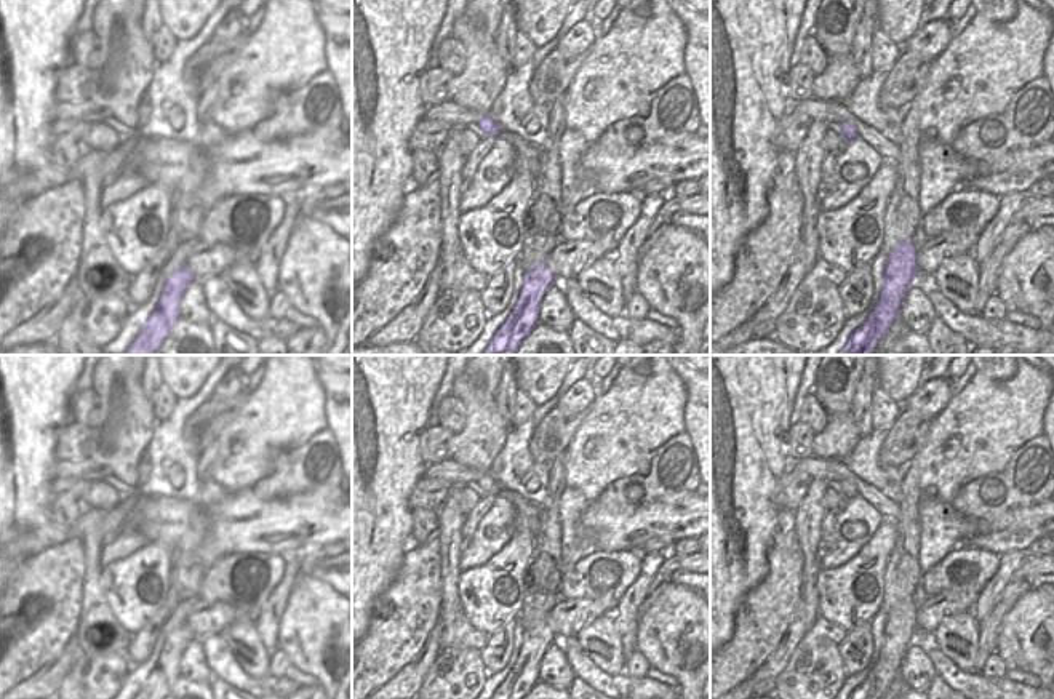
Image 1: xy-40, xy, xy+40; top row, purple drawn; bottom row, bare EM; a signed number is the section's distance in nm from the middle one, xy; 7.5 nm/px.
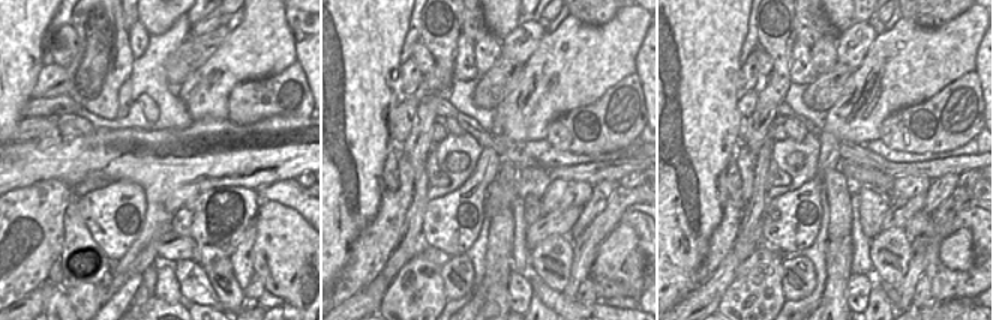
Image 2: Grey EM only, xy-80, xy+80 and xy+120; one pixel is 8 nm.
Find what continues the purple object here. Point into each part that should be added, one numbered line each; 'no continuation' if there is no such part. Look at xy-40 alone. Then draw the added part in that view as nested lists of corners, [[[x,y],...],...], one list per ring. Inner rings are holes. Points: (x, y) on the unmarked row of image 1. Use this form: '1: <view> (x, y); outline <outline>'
no continuation

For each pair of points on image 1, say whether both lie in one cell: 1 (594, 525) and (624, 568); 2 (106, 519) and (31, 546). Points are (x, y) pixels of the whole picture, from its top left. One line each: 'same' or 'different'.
1: different
2: same

